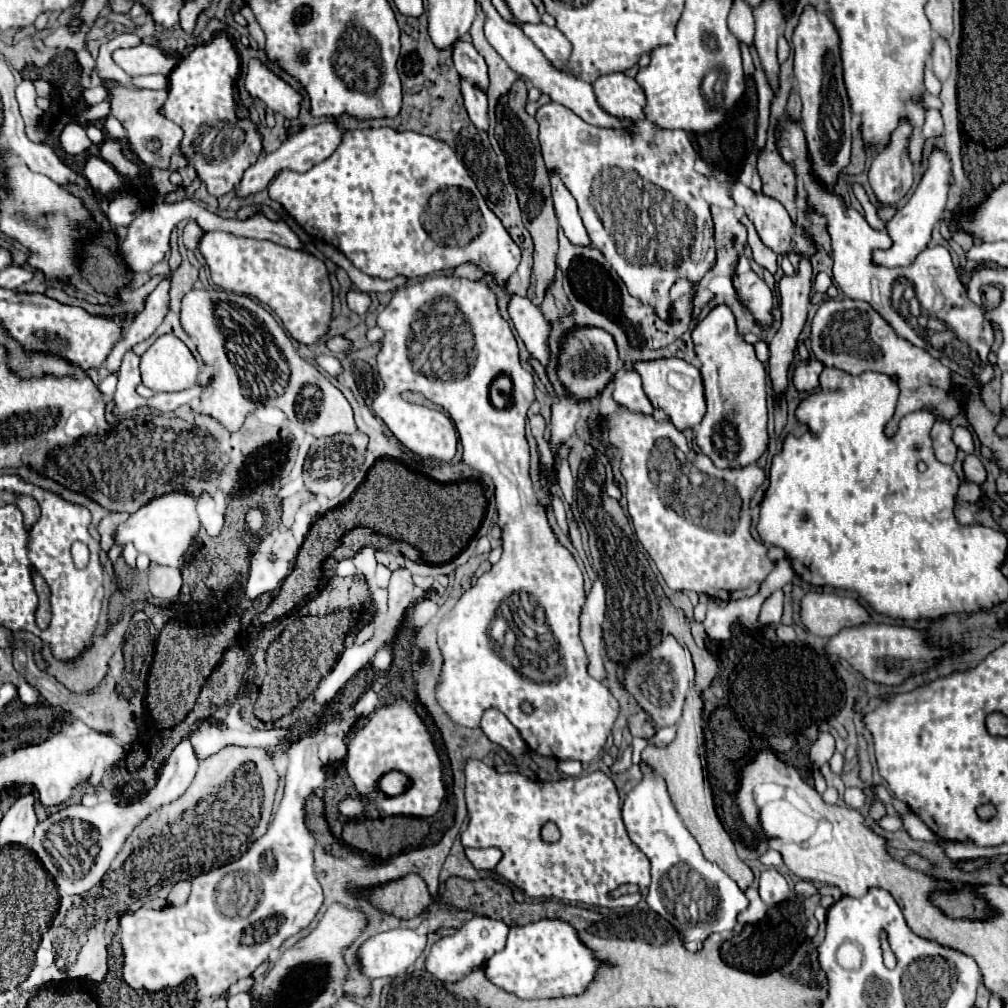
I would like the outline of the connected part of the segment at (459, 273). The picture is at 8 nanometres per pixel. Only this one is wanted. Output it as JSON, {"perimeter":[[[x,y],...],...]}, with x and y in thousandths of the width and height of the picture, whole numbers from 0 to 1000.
{"perimeter":[[[457,263],[449,269],[451,275],[461,275],[461,277],[467,277],[467,279],[473,279],[473,277],[479,277],[481,271],[475,269],[471,263]]]}

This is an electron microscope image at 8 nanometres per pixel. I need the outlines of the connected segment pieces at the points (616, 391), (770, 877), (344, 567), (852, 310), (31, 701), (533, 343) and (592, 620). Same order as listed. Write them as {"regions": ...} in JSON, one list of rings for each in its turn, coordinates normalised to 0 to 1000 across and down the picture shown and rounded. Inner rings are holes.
{"regions":[[[[616,368],[610,372],[608,376],[608,396],[628,408],[628,410],[640,410],[646,412],[648,410],[648,402],[642,396],[638,384],[636,384],[636,374],[630,368]]],[[[759,862],[755,864],[755,870],[753,870],[753,888],[763,900],[767,900],[783,892],[785,884],[779,870],[771,862]]],[[[360,543],[360,544],[358,544],[357,546],[355,546],[355,548],[352,550],[352,552],[349,553],[349,554],[347,554],[347,555],[341,555],[341,556],[338,556],[338,557],[333,558],[332,563],[330,563],[330,564],[331,564],[330,566],[332,566],[331,568],[334,569],[334,570],[336,570],[336,571],[338,571],[338,572],[344,572],[344,571],[346,571],[346,570],[354,570],[354,568],[355,568],[354,563],[352,563],[352,561],[350,561],[350,557],[348,557],[348,555],[352,555],[352,553],[354,553],[354,551],[356,551],[356,549],[358,549],[358,547],[360,547],[360,545],[362,545],[362,543]]],[[[842,295],[834,297],[820,297],[813,303],[807,320],[805,320],[805,348],[809,356],[816,358],[818,364],[836,366],[844,372],[852,372],[858,368],[870,368],[878,372],[890,372],[894,382],[894,398],[890,400],[888,418],[894,416],[898,410],[910,406],[930,406],[934,408],[936,416],[924,426],[928,453],[934,459],[943,461],[947,457],[947,439],[943,438],[945,426],[941,424],[941,416],[953,408],[955,392],[951,384],[943,382],[943,368],[934,362],[934,358],[926,356],[920,348],[906,344],[902,338],[888,332],[888,328],[862,305],[858,299],[846,299]]],[[[21,676],[21,678],[19,678],[19,682],[17,682],[17,691],[19,691],[21,699],[25,699],[25,701],[43,699],[43,695],[41,695],[39,688],[37,688],[37,686],[35,686],[31,680],[27,680],[25,676]]],[[[511,291],[505,293],[503,309],[505,309],[505,314],[507,314],[515,334],[519,336],[523,348],[541,362],[545,356],[545,350],[543,350],[545,320],[537,313],[537,309],[525,297],[519,297]]],[[[590,574],[586,586],[582,588],[582,598],[576,610],[576,636],[580,638],[584,650],[584,668],[590,674],[598,674],[598,656],[596,656],[598,616],[600,616],[600,584],[596,574]]]]}

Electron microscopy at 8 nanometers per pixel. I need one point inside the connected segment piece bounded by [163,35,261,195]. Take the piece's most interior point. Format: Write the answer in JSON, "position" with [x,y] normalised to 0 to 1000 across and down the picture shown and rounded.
{"position":[199,100]}

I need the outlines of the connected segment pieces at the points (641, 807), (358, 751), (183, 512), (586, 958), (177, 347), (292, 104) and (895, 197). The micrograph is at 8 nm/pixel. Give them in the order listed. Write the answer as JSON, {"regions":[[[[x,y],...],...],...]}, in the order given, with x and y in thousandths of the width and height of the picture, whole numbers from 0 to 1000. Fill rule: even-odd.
{"regions":[[[[640,767],[638,775],[620,789],[616,809],[624,832],[646,854],[648,874],[644,878],[642,898],[676,924],[680,939],[689,943],[701,928],[709,924],[729,924],[731,908],[743,894],[713,858],[695,848],[693,838],[672,809],[658,773]]],[[[394,691],[390,699],[374,703],[368,713],[356,725],[352,725],[352,731],[346,737],[346,747],[342,751],[342,761],[356,789],[366,793],[366,797],[370,797],[382,809],[428,811],[434,807],[441,791],[438,755],[428,727],[414,709],[412,701],[400,691]],[[386,765],[398,765],[406,771],[406,783],[394,791],[384,791],[376,785],[376,775],[380,767]]],[[[178,485],[160,493],[150,493],[144,501],[140,501],[124,519],[116,523],[114,537],[116,541],[130,537],[138,549],[148,551],[148,555],[158,561],[180,563],[195,545],[195,525],[197,513],[193,507],[193,493],[188,485]]],[[[537,912],[521,920],[509,920],[501,941],[491,945],[481,957],[485,973],[517,991],[572,987],[588,973],[590,963],[592,953],[588,945],[572,932],[568,920],[555,912]]],[[[160,332],[140,352],[140,378],[158,388],[182,388],[195,380],[197,360],[174,332]]],[[[257,57],[247,59],[247,70],[243,74],[243,88],[251,98],[259,98],[265,106],[283,118],[297,116],[301,94],[281,80],[273,70],[263,66]]],[[[894,118],[882,142],[868,154],[862,168],[862,182],[876,201],[890,201],[906,184],[906,162],[902,158],[902,136],[906,124]]]]}

